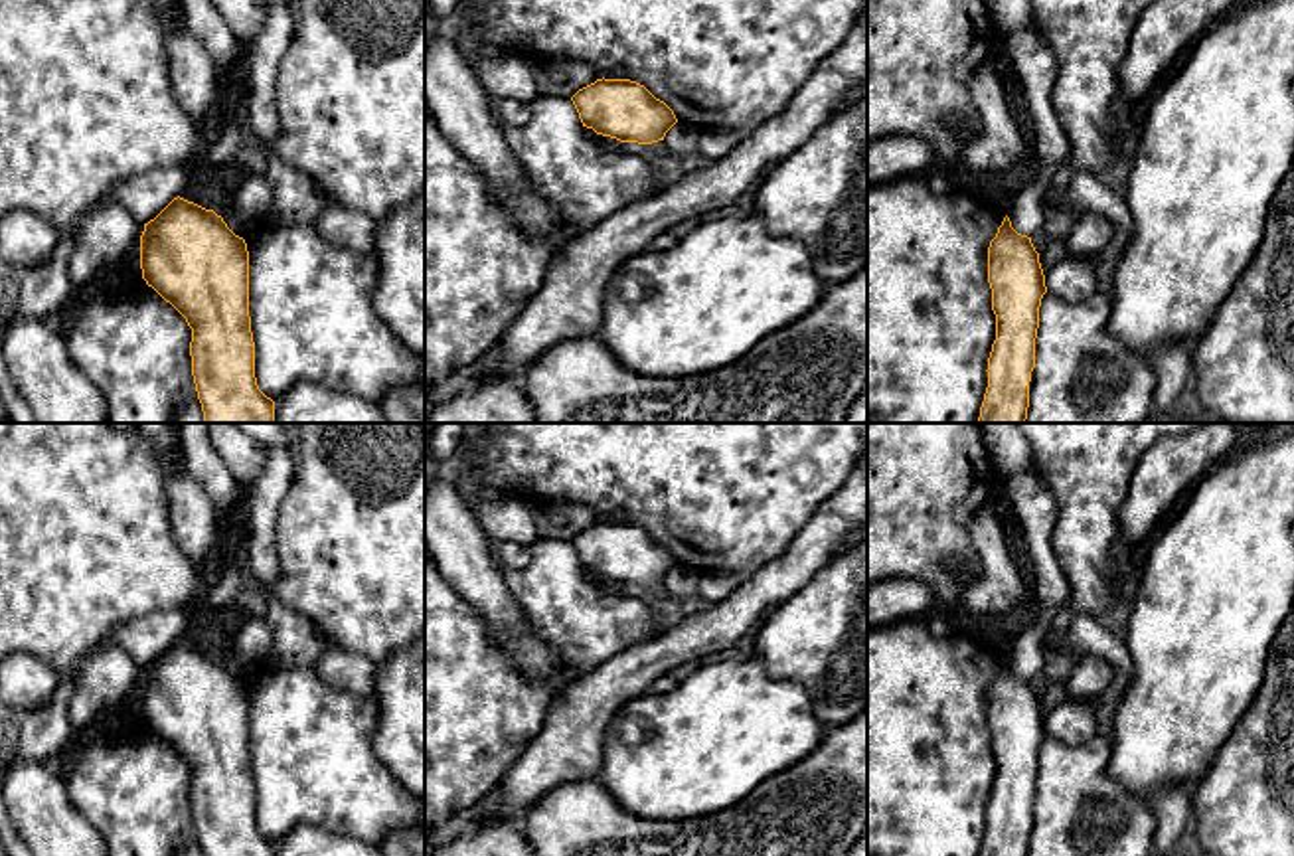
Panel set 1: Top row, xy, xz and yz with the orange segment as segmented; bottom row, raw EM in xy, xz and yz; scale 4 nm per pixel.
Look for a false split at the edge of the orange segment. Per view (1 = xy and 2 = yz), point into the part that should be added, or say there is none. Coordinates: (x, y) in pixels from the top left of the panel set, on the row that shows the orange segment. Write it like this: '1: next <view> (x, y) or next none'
1: next none
2: next none

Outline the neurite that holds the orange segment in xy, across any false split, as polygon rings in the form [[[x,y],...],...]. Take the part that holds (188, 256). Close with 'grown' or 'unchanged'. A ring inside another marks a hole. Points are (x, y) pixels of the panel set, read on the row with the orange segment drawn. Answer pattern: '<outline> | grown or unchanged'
[[[174,198],[140,235],[142,279],[170,302],[192,328],[190,356],[203,423],[275,423],[275,401],[267,397],[255,378],[255,342],[249,316],[249,251],[221,215],[184,198]]] | unchanged

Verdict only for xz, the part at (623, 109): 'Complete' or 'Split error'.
Complete

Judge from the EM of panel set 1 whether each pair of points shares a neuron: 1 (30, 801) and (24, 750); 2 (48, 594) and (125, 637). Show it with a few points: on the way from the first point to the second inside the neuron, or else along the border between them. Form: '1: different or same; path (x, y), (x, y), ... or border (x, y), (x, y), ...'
1: different; border (20, 760), (46, 764)
2: different; border (157, 611), (119, 623), (105, 641)

